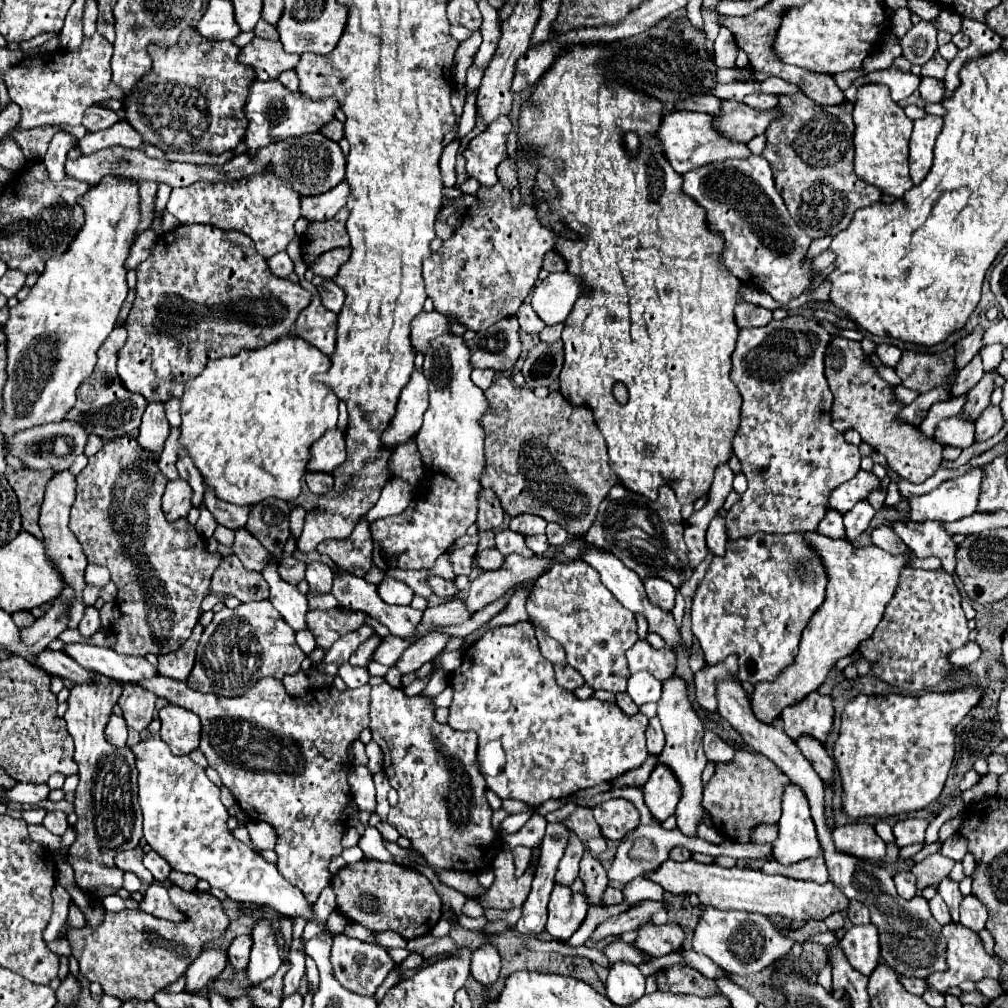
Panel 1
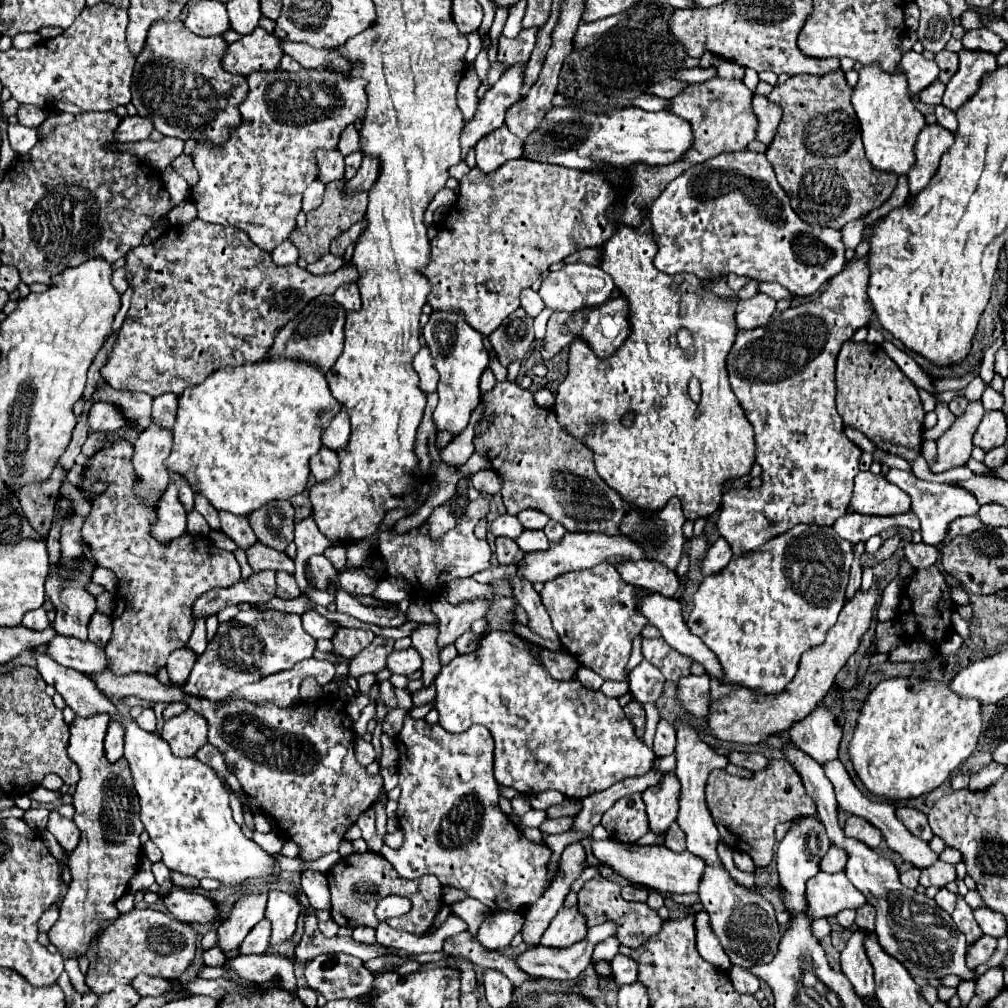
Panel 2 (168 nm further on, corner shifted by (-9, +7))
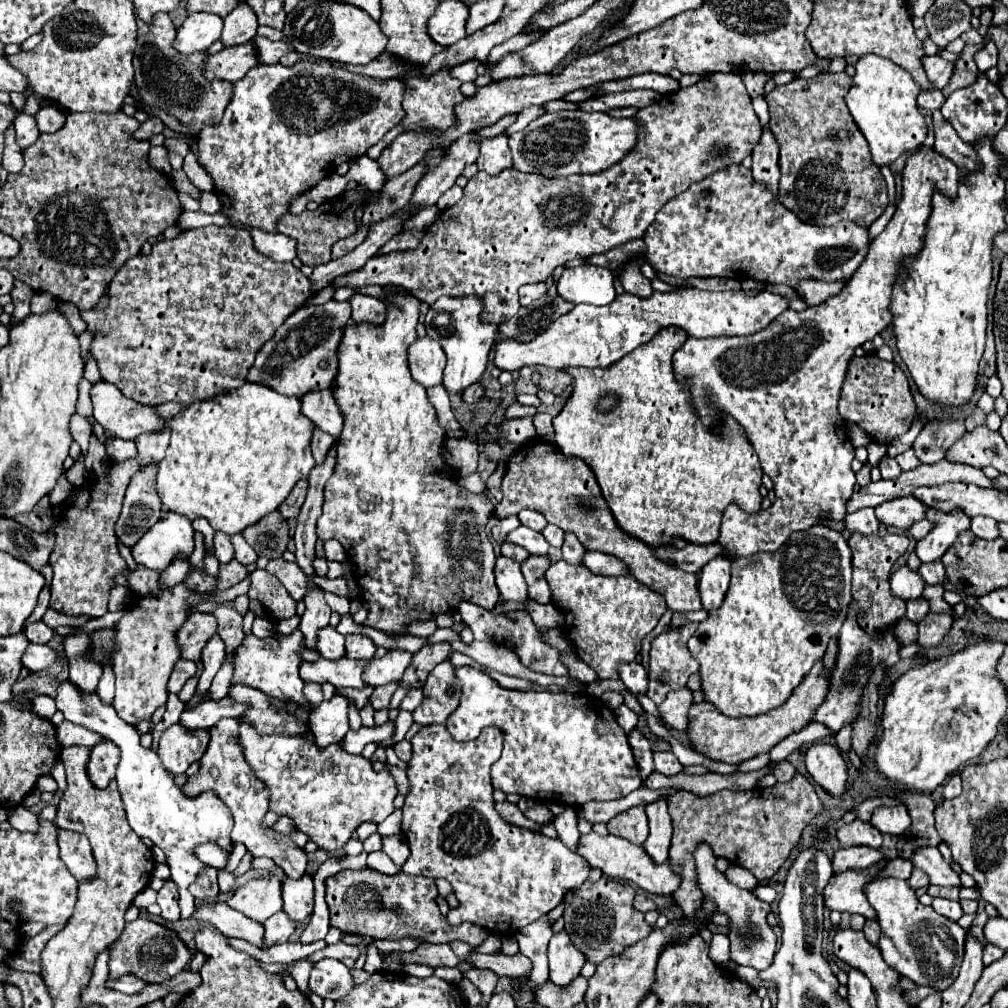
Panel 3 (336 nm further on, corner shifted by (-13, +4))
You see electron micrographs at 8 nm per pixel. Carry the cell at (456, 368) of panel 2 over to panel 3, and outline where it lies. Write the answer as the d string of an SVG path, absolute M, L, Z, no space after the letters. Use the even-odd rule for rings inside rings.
M439 297L433 305L433 311L437 311L437 315L447 315L447 323L441 323L439 319L433 321L425 321L427 327L427 335L431 339L439 339L445 355L447 355L447 367L445 367L445 377L443 377L443 387L449 393L455 395L463 395L463 391L471 385L471 383L479 383L483 373L487 371L487 363L489 363L489 351L495 343L495 333L497 327L495 325L485 325L481 323L479 315L481 315L481 303L477 297L463 297L463 299L451 299L451 297Z

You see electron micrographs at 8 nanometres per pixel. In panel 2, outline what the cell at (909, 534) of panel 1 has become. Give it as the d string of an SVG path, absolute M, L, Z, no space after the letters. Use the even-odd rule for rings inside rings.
M977 514L963 516L963 518L955 520L955 524L951 524L951 534L947 534L947 540L945 542L949 542L951 538L955 538L959 534L971 534L971 532L977 532L981 528L985 528L985 524L979 520Z

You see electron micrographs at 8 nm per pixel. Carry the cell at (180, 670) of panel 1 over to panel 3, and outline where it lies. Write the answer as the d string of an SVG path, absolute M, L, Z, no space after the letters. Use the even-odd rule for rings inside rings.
M179 659L179 661L175 663L175 667L173 667L173 673L171 673L171 679L169 679L167 689L169 689L171 693L179 693L179 691L183 689L185 681L187 681L189 677L193 677L193 675L195 675L195 663L189 661L189 659Z

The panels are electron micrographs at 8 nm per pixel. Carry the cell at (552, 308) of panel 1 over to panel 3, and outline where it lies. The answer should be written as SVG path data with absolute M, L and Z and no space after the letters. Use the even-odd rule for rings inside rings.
M579 265L571 269L563 269L557 293L565 301L579 305L579 303L591 303L591 305L607 305L615 299L613 289L615 275L597 265Z

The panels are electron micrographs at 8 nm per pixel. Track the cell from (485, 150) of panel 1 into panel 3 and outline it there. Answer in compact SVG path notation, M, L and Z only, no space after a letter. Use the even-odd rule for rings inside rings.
M501 133L493 139L483 139L481 147L479 147L479 159L477 159L477 167L479 171L485 171L489 175L499 175L503 169L513 167L513 159L511 159L511 149L507 143L507 135Z

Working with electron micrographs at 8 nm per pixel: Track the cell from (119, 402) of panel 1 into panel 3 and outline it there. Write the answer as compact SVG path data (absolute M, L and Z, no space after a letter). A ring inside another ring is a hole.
M163 403L163 405L157 405L157 411L159 411L159 417L163 417L163 419L171 419L171 417L175 417L181 409L185 409L183 405L179 405L179 403Z

